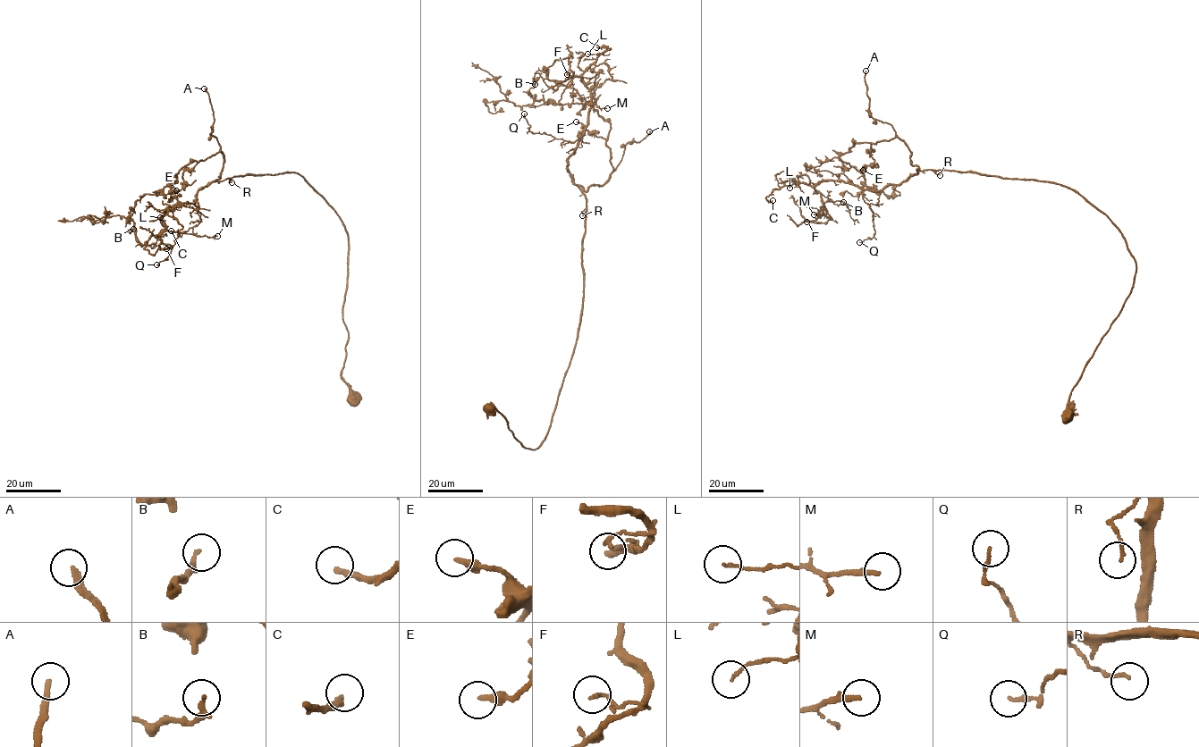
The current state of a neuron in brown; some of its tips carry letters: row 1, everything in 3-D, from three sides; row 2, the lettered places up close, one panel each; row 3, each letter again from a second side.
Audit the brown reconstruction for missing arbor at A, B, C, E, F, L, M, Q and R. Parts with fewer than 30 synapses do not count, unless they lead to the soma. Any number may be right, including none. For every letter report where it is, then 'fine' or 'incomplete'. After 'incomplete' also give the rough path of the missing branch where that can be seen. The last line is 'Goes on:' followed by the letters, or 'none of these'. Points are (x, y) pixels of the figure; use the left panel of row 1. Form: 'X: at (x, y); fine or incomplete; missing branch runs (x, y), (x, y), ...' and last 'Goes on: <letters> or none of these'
A: at (204, 88); incomplete
B: at (133, 229); fine
C: at (171, 230); fine
E: at (176, 190); fine
F: at (166, 248); fine
L: at (160, 217); fine
M: at (217, 236); fine
Q: at (156, 264); fine
R: at (232, 182); fine
Goes on: A

